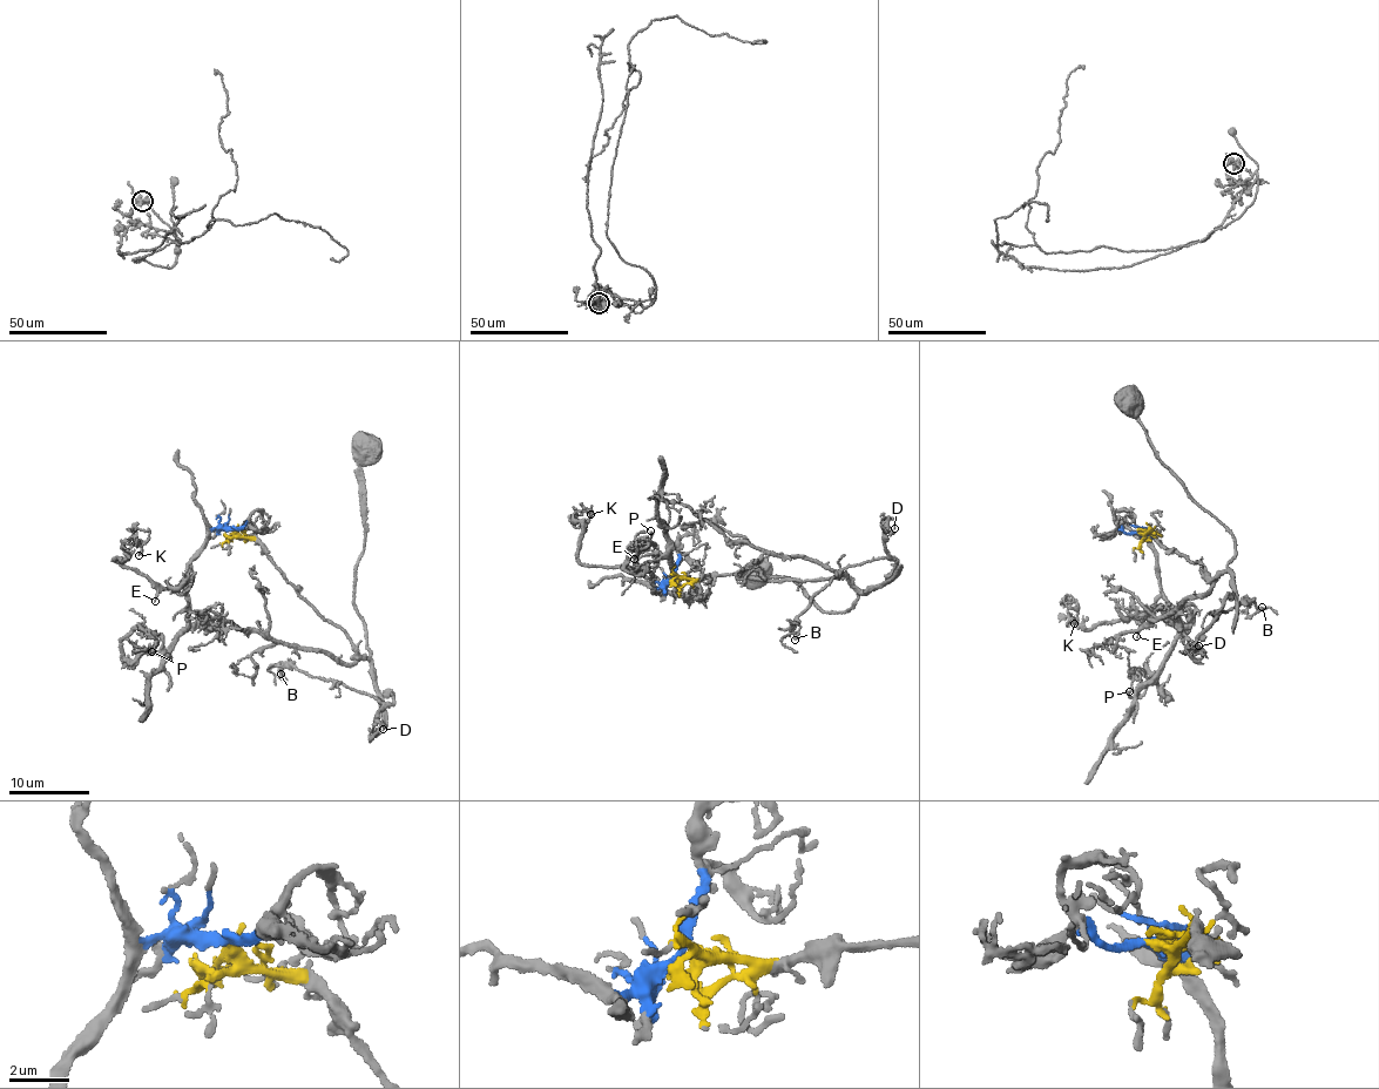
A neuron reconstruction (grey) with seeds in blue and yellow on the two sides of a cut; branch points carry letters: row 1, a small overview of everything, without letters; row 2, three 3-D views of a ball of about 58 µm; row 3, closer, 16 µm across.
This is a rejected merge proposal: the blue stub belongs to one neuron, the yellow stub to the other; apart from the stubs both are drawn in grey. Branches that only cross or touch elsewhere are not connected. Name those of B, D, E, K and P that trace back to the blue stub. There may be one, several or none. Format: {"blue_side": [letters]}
{"blue_side": ["E", "K", "P"]}

